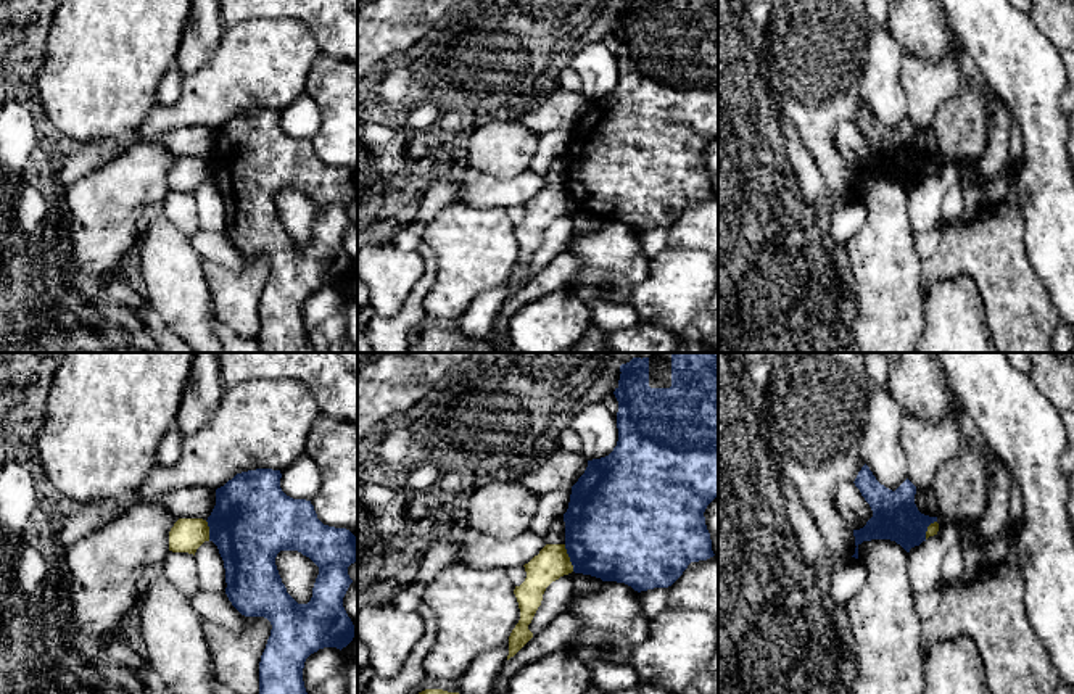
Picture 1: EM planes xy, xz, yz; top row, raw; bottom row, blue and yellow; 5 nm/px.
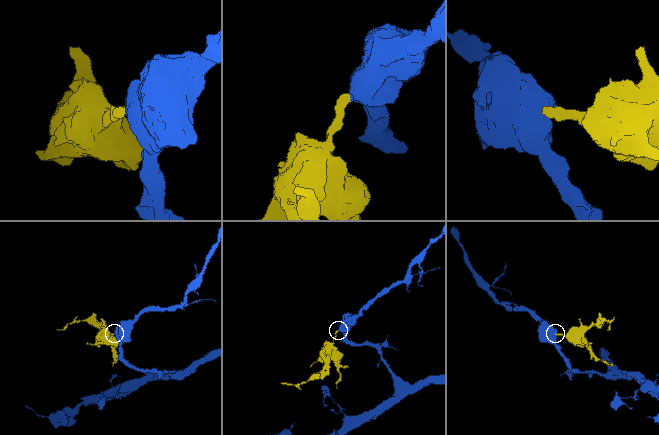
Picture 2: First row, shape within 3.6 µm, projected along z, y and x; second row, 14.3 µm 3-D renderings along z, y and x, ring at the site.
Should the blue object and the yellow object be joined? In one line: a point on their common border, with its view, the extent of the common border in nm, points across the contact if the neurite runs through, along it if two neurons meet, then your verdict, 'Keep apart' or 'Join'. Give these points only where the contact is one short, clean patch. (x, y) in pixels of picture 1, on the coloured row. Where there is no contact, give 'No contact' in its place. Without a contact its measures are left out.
Touches blue at xz (569, 556). Shared border 140 nm. Boundary: xz (564, 545), (574, 570). Keep apart

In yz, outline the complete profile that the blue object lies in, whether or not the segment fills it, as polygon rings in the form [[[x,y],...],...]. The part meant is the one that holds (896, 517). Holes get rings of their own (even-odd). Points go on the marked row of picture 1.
[[[865,464],[853,483],[870,504],[873,517],[863,528],[853,530],[857,547],[852,557],[858,559],[858,546],[863,541],[890,539],[907,552],[926,541],[927,527],[937,522],[937,517],[918,510],[916,486],[908,478],[892,491],[881,485]]]

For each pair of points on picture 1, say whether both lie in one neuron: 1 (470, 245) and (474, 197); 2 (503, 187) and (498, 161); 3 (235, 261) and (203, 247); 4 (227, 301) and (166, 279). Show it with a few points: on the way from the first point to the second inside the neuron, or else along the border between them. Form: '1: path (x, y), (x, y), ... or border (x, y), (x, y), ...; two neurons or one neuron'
1: border (459, 202), (469, 206), (503, 206), (506, 210); two neurons
2: border (530, 168), (509, 177), (479, 174); two neurons
3: path (227, 255), (218, 247), (211, 247); one neuron
4: border (202, 260), (214, 313); two neurons

